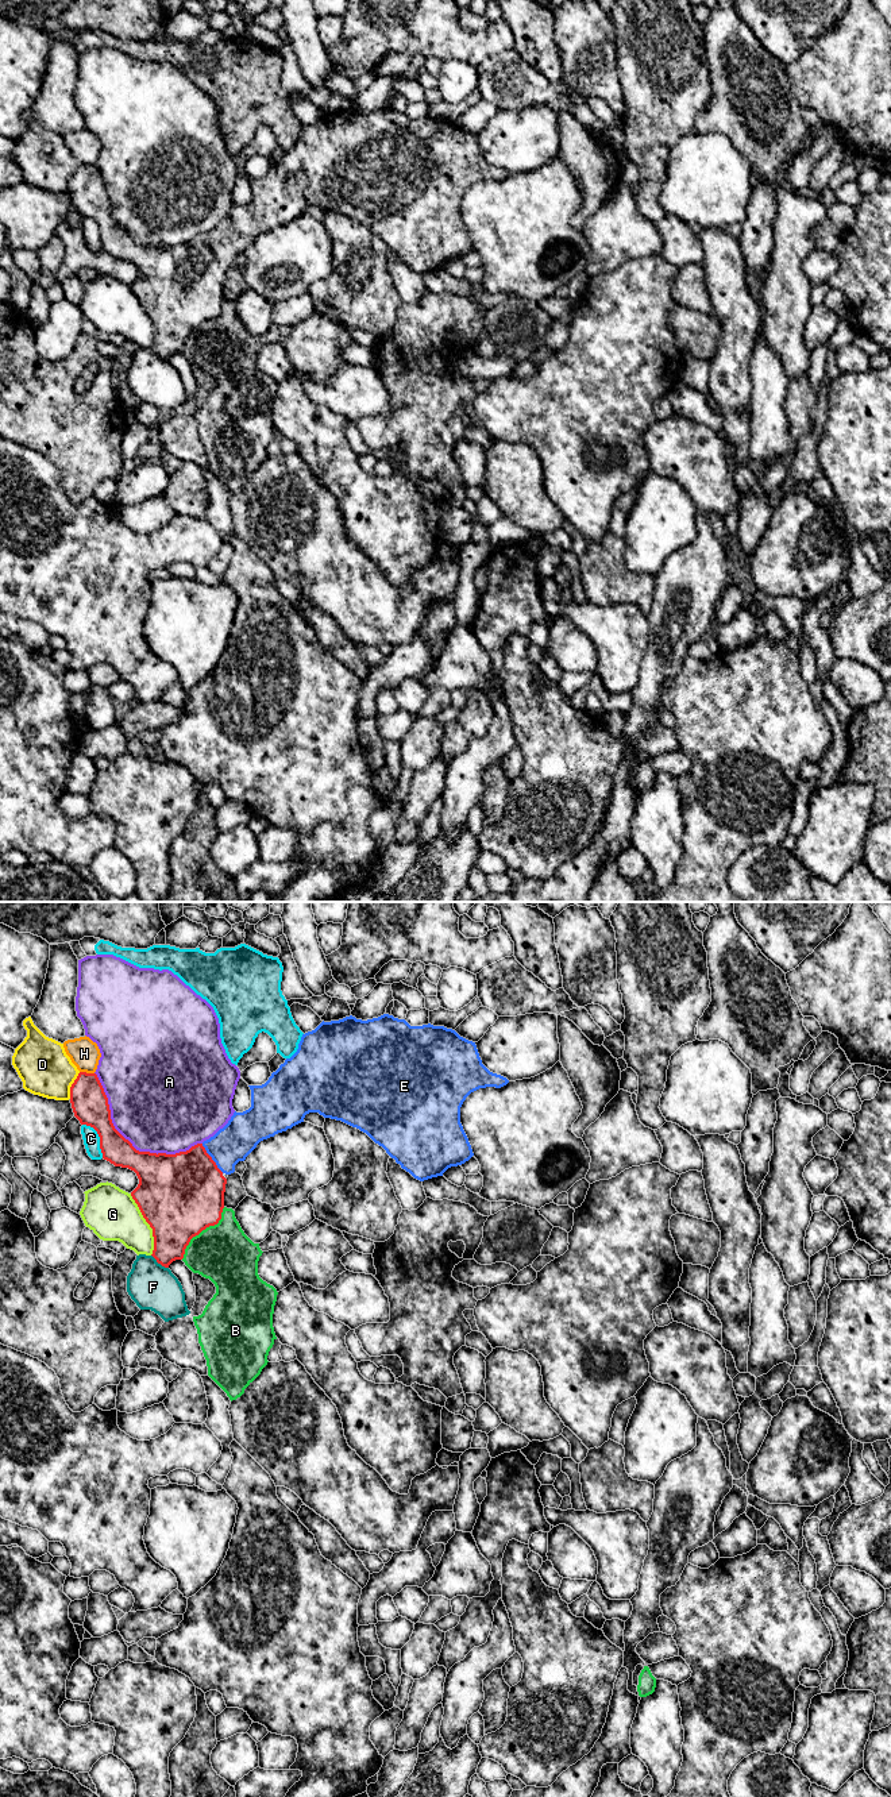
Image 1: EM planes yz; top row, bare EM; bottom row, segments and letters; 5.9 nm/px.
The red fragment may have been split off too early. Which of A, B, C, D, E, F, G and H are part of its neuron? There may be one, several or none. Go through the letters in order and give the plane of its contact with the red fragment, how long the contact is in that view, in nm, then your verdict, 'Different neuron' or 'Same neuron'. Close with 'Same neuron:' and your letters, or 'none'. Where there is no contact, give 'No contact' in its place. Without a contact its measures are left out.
A: Touches red in yz. Shared border 750 nm. Different neuron
B: Touches red in yz. Shared border 400 nm. Different neuron
C: Touches red in yz. Shared border 240 nm. Different neuron
D: Touches red in yz. Shared border 170 nm. Different neuron
E: Touches red in yz. Shared border 220 nm. Same neuron
F: Touches red in yz. Shared border 130 nm. Different neuron
G: Touches red in yz. Shared border 400 nm. Different neuron
H: Touches red in yz. Shared border 90 nm. Different neuron
Same neuron: E

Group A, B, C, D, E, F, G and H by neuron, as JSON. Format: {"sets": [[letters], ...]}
{"sets": [["A"], ["B"], ["C"], ["D"], ["E"], ["F"], ["G"], ["H"]]}

